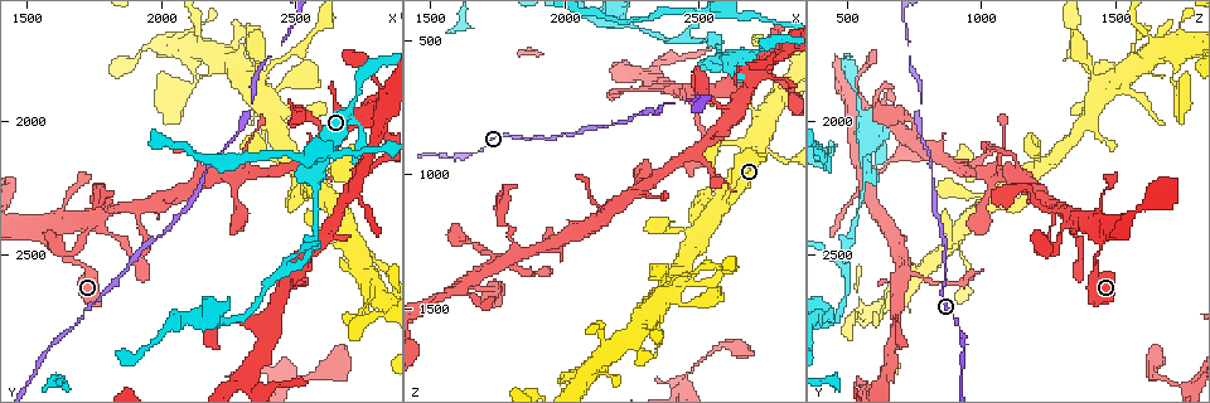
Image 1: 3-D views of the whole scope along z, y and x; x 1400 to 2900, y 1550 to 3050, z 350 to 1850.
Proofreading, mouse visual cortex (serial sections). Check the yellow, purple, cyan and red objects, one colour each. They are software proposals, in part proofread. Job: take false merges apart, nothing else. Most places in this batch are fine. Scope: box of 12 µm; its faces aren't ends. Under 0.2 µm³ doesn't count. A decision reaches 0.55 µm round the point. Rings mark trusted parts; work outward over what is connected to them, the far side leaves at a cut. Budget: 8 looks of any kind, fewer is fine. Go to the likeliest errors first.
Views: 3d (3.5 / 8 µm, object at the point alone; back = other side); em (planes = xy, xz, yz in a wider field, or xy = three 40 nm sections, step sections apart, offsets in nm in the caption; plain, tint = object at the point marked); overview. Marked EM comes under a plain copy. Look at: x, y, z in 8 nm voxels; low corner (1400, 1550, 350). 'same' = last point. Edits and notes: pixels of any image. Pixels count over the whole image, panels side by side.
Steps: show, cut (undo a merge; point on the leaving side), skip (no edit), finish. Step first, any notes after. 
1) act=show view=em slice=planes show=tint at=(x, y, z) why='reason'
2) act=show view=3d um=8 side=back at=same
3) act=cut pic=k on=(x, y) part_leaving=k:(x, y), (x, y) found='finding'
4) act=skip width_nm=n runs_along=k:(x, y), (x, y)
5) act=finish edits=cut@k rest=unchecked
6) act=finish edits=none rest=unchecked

act=show view=3d um=3.5 at=(2470, 2550, 510) why='two arms in line, one across'

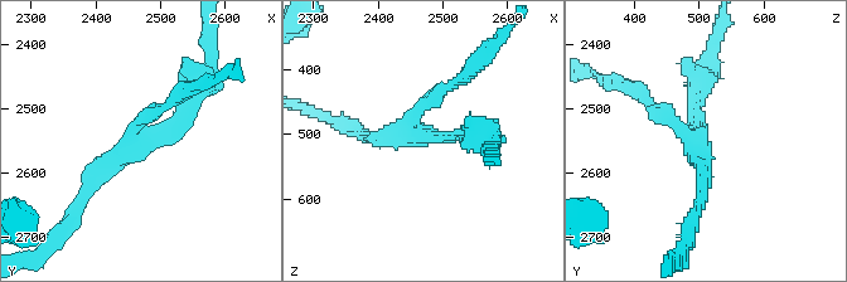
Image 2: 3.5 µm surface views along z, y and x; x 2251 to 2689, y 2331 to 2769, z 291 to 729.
act=show view=em slice=xy step=1 show=tint at=(2475, 2555, 500) arms=3 arm_widths_nm=150,150,200

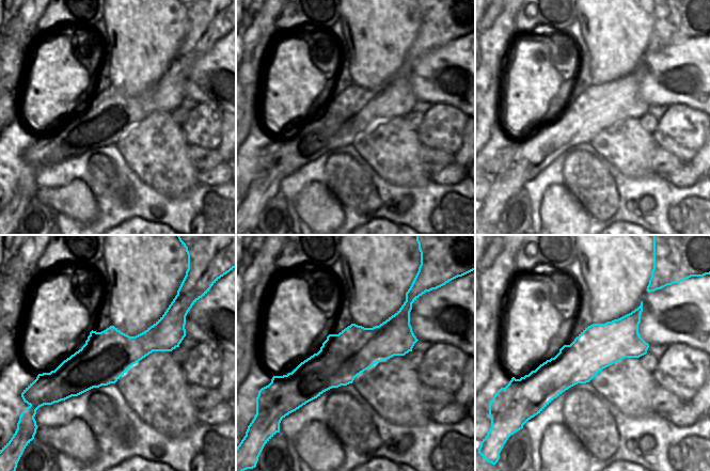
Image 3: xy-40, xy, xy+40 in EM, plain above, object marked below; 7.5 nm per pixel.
act=skip runs_along=3:(182, 328), (51, 381) found='one cell here'

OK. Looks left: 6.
act=show view=3d um=3.5 at=(1580, 2440, 1440) why='sharp bend'

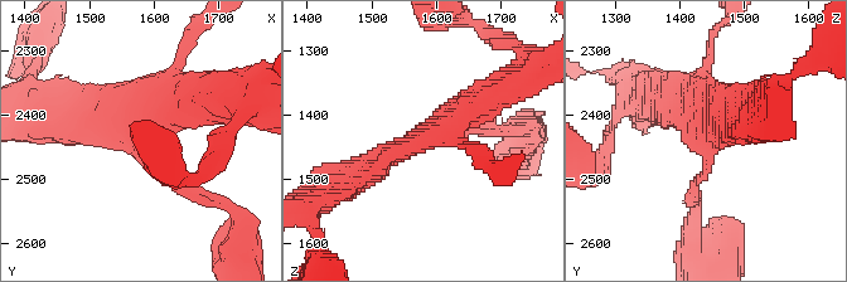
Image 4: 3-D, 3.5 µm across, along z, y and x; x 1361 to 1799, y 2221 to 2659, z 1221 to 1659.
act=show view=em slice=xy step=1 show=tint at=same why='need the tissue'

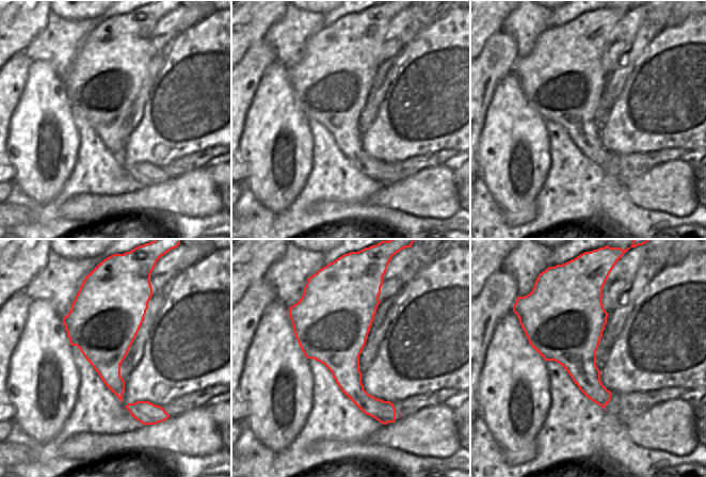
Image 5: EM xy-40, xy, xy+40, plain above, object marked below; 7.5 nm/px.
act=skip runs_along=4:(695, 191), (707, 152), (666, 98) found='one cell here'

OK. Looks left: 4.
act=show view=3d um=3.5 at=(2120, 1770, 1730) why='small branch off a trunk'

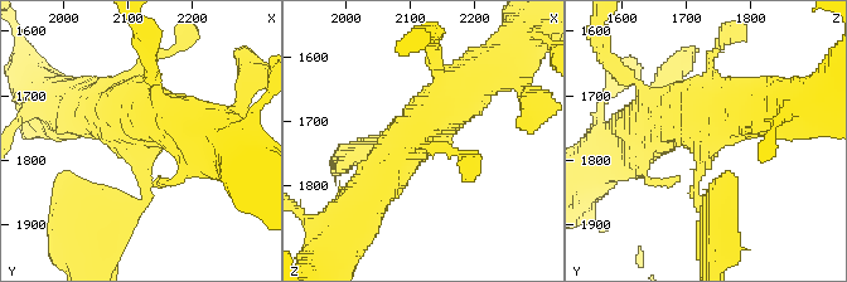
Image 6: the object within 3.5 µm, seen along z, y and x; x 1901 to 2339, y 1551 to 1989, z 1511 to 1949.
act=show view=em slice=xy step=5 show=tint at=(2120, 1770, 1730)

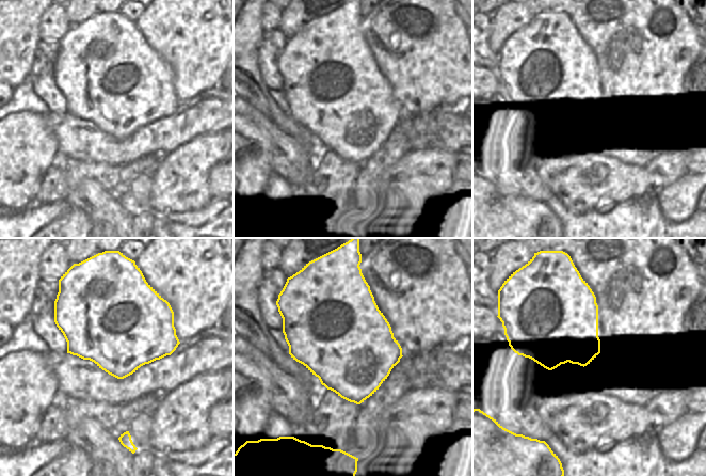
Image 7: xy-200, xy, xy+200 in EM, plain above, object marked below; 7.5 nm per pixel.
act=skip runs_along=6:(475, 84), (421, 122), (363, 200) found='all the same cell'

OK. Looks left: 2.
act=finish edits=none rest=unchecked

